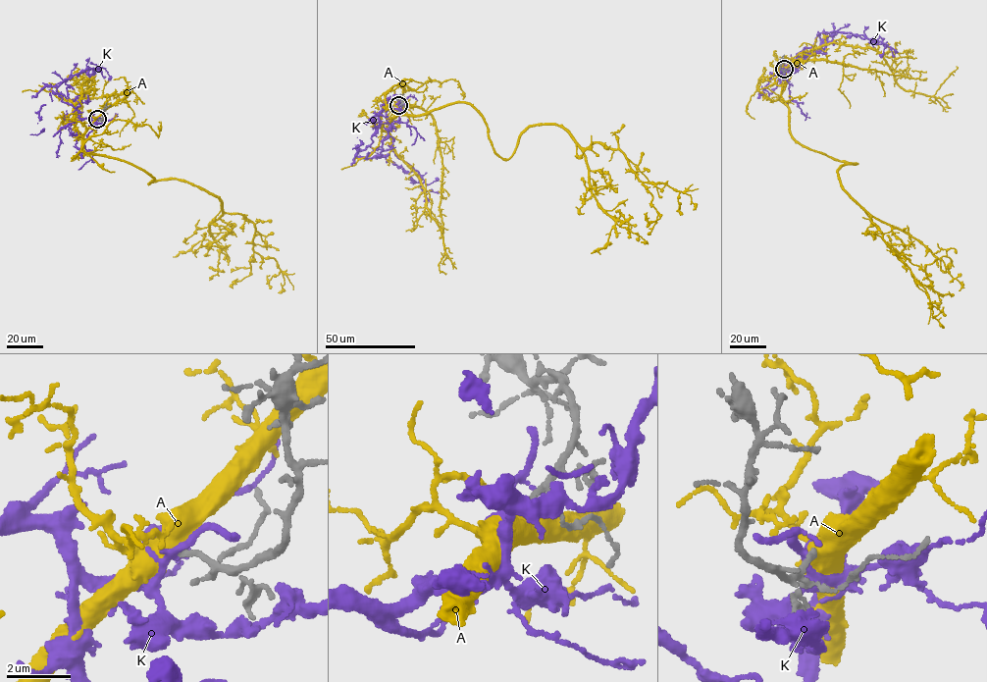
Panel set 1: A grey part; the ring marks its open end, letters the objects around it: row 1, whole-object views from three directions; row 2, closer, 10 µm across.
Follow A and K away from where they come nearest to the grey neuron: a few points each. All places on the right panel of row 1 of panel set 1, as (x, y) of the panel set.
A: (784, 69), (780, 99), (789, 107), (793, 138), (857, 164), (840, 167), (842, 186), (926, 290), (943, 327)
K: (784, 69), (800, 68), (804, 57), (797, 53), (825, 31), (881, 41), (893, 56)

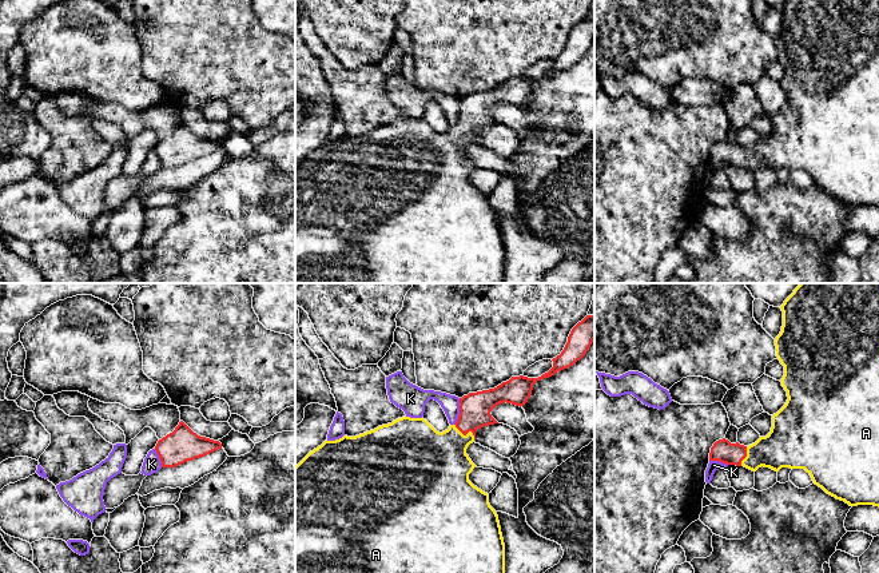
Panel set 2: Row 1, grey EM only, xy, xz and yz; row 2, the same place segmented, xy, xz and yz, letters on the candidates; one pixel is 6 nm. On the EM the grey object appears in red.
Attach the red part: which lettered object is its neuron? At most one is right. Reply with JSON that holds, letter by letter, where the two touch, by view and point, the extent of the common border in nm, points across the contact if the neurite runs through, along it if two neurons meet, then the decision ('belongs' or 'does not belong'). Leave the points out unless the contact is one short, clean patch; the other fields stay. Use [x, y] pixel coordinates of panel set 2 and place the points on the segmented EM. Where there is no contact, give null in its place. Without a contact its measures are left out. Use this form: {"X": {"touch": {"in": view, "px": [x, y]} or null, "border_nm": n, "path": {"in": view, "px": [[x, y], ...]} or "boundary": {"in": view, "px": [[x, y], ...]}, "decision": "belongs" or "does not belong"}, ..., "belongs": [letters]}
{"A": {"touch": {"in": "xz", "px": [465, 434]}, "border_nm": 160, "path": {"in": "xz", "px": [[474, 409], [465, 428], [465, 434], [436, 464]]}, "decision": "belongs"}, "K": {"touch": {"in": "xz", "px": [460, 412]}, "border_nm": 170, "boundary": {"in": "xz", "px": [[460, 398], [460, 414], [453, 424]]}, "decision": "does not belong"}, "belongs": ["A"]}

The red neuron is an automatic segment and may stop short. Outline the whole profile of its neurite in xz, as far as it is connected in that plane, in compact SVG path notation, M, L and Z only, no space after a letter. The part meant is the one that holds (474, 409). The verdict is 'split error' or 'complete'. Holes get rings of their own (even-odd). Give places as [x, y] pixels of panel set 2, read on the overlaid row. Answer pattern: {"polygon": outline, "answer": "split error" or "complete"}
{"polygon": "M594 315L570 331L553 367L538 378L512 377L494 389L460 398L460 415L448 430L437 431L423 418L402 417L355 437L325 441L295 466L295 573L505 573L505 544L489 494L469 481L476 465L466 449L476 431L498 423L490 411L500 403L524 406L537 381L573 366L594 341Z", "answer": "split error"}

